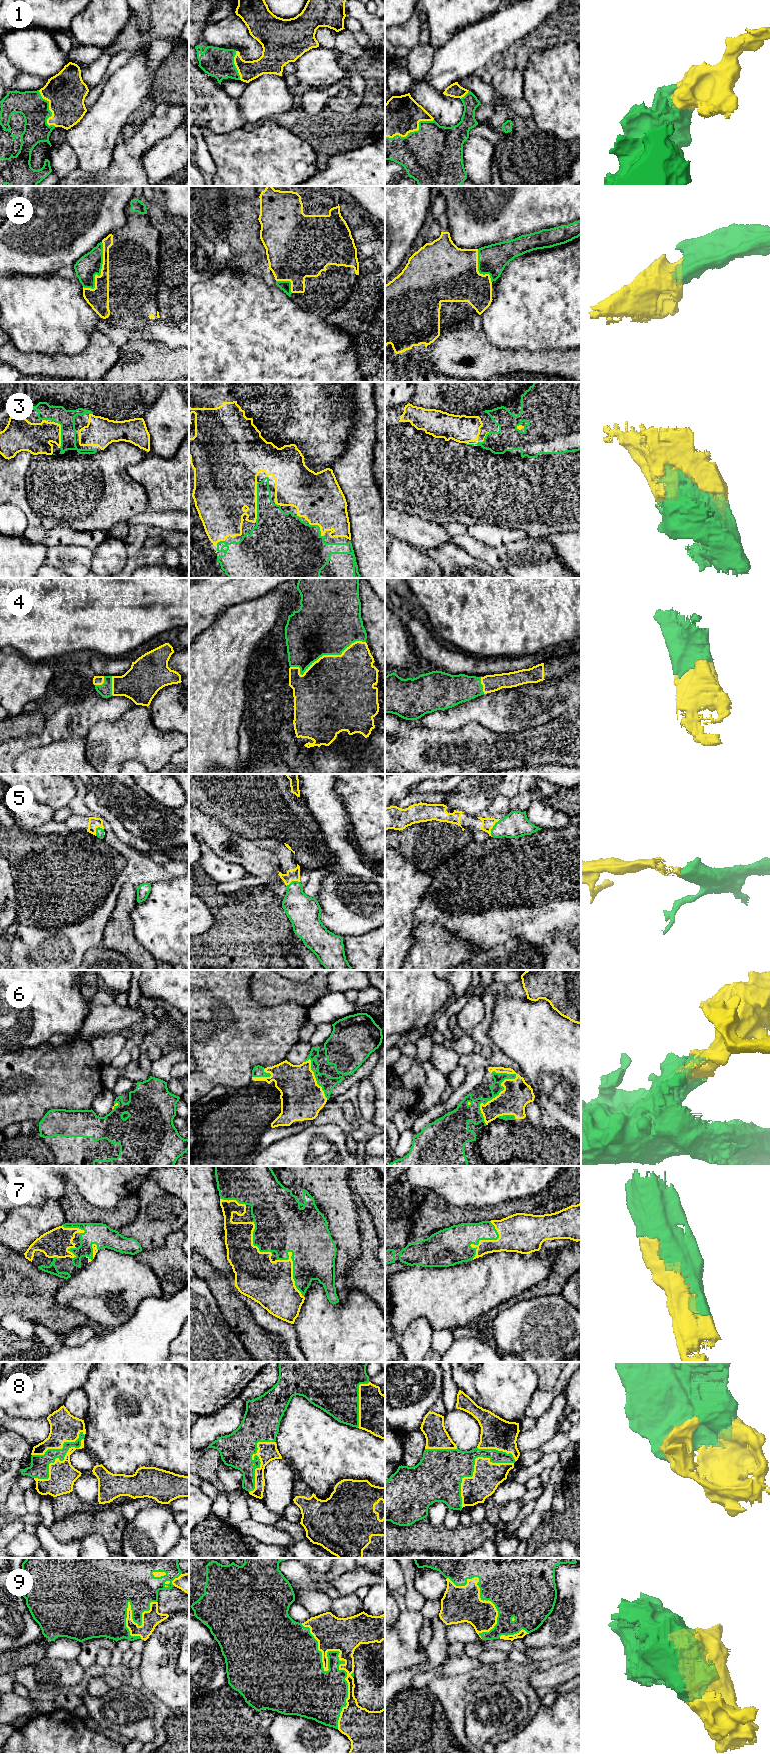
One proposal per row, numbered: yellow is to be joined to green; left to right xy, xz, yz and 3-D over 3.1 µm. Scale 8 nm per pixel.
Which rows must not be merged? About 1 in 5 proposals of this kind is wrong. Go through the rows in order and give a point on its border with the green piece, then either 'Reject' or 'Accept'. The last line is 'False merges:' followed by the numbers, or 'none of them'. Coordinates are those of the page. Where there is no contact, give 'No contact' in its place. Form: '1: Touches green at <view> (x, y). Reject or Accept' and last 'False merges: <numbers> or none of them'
1: Touches green at yz (412, 132). Accept
2: Touches green at xy (100, 272). Accept
3: Touches green at xz (257, 502). Accept
4: Touches green at xz (325, 654). Accept
5: Touches green at yz (493, 827). Accept
6: Touches green at yz (493, 1097). Accept
7: Touches green at xz (293, 1274). Accept
8: Touches green at yz (473, 1467). Accept
9: Touches green at xz (339, 1652). Accept
False merges: none of them

